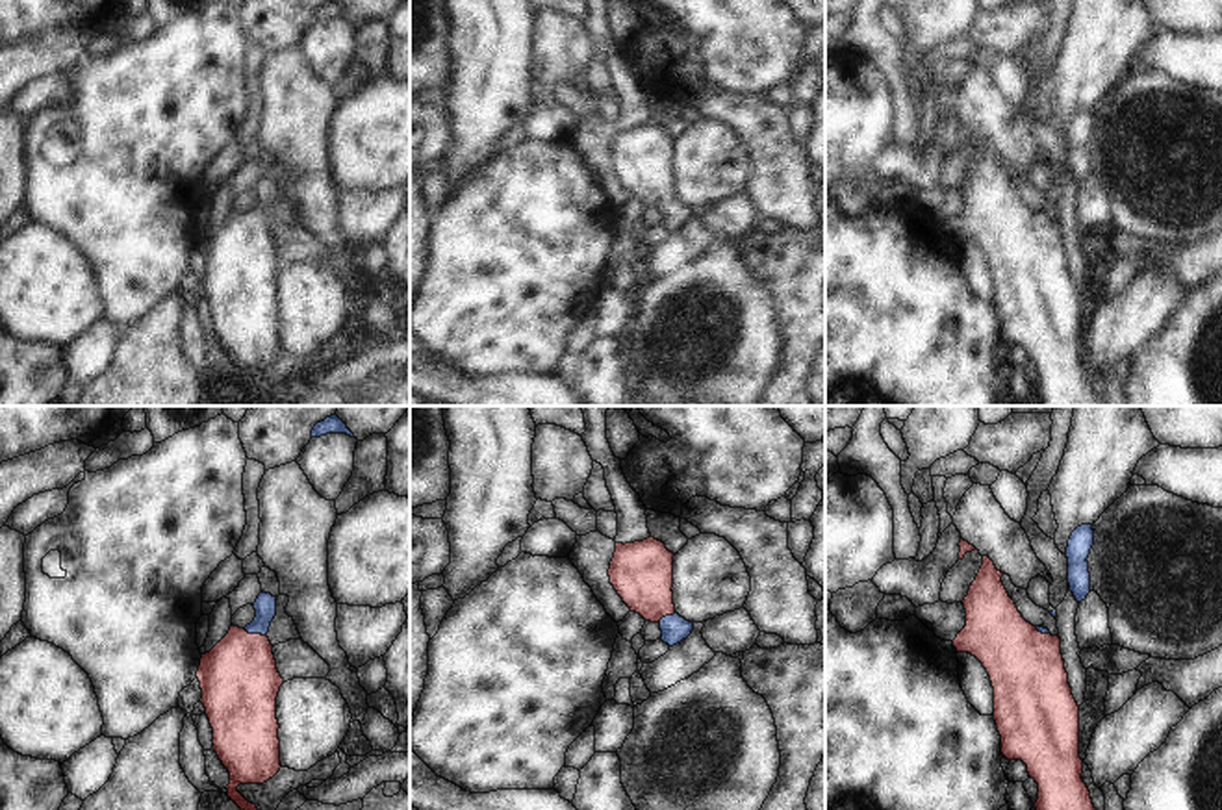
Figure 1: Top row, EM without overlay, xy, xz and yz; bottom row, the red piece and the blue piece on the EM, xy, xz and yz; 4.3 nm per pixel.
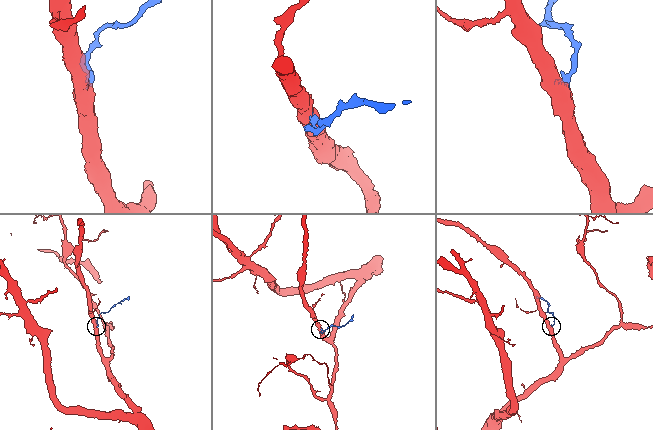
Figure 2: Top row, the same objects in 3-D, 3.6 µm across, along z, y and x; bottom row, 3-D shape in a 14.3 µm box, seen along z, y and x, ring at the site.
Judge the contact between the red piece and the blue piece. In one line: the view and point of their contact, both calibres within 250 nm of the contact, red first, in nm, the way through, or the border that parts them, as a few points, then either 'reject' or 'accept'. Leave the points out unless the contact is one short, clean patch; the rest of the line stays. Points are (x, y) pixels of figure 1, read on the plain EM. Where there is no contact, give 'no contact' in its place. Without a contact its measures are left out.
xy (254, 219) | 340/100 nm | across xy (240, 267), (241, 247), (254, 219), (264, 202), (266, 189) | accept

